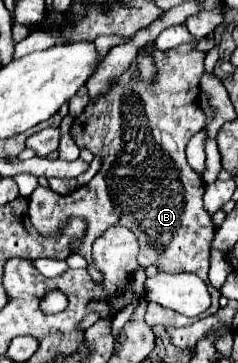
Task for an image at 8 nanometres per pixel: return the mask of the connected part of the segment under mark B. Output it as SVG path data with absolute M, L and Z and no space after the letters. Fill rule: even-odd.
M180 44L166 52L158 48L150 48L150 56L154 58L156 76L152 80L142 80L138 74L136 60L130 62L126 72L112 80L106 94L90 98L88 106L78 114L72 122L70 136L80 148L88 148L94 156L102 158L102 170L92 178L90 184L78 188L70 196L58 196L50 188L38 186L30 194L30 220L34 228L44 236L58 236L58 230L66 224L70 216L82 216L88 220L86 238L82 246L78 246L78 254L88 260L87 271L94 282L102 282L103 274L92 264L92 244L94 240L106 232L108 226L126 224L138 238L140 258L152 258L152 264L162 272L192 272L198 274L206 284L212 296L212 306L196 318L204 318L214 314L220 306L220 292L208 280L210 266L210 242L214 238L212 218L202 208L204 186L200 176L186 162L186 144L207 124L206 116L198 104L200 94L200 76L204 72L204 52L196 50L196 44Z

